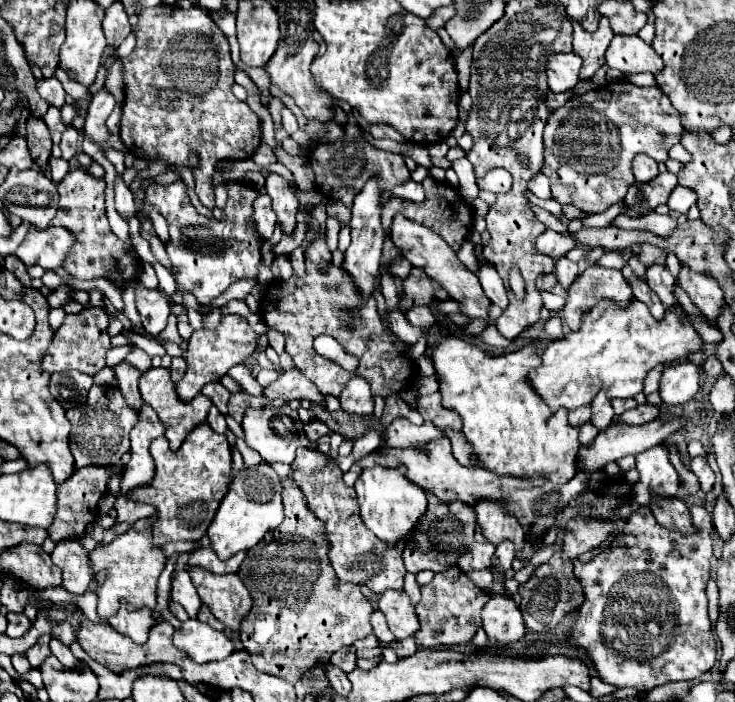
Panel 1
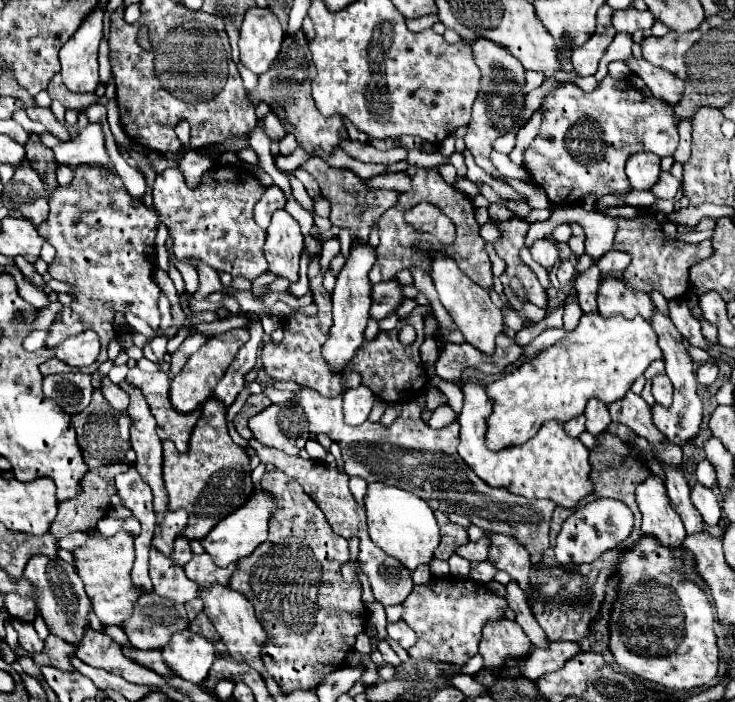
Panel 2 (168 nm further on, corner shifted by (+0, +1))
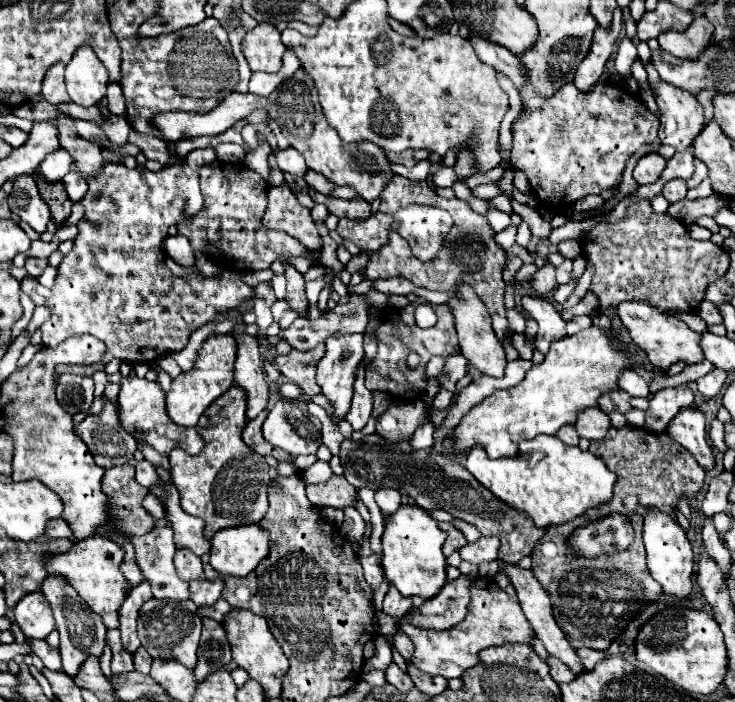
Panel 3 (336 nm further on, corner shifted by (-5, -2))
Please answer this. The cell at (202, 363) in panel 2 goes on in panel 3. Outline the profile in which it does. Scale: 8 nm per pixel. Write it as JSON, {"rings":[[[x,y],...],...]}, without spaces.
{"rings":[[[230,334],[210,336],[208,340],[204,340],[202,348],[198,350],[194,368],[188,372],[180,372],[172,380],[172,388],[166,392],[166,412],[170,420],[184,428],[196,426],[204,410],[234,384],[234,376],[232,376],[234,360],[236,360],[236,340]]]}

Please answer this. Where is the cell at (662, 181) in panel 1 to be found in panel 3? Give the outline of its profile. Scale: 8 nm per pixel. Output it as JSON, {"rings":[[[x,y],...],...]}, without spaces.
{"rings":[[[674,178],[674,180],[670,180],[670,182],[666,182],[662,186],[662,196],[670,204],[684,200],[686,198],[686,192],[688,192],[688,186],[686,186],[686,180],[682,180],[682,178]]]}

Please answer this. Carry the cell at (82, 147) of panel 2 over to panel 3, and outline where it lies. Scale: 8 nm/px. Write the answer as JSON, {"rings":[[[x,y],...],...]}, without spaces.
{"rings":[[[56,150],[52,154],[48,154],[48,158],[44,158],[44,162],[40,162],[40,166],[34,170],[36,176],[40,176],[44,182],[60,182],[64,178],[66,172],[74,170],[74,160],[66,150]]]}

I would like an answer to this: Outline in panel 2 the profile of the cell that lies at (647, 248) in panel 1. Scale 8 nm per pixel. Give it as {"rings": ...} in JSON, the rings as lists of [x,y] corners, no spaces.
{"rings":[[[639,217],[635,221],[619,219],[617,227],[619,229],[617,229],[617,235],[615,235],[613,249],[629,251],[631,257],[633,257],[629,267],[621,273],[621,277],[635,291],[651,293],[655,289],[665,299],[673,299],[673,297],[679,299],[679,297],[683,297],[685,291],[689,289],[689,279],[687,279],[689,267],[693,263],[709,257],[711,251],[713,251],[711,249],[711,241],[701,241],[697,245],[691,245],[691,243],[667,243],[663,239],[661,225],[655,219],[647,219],[647,217]]]}

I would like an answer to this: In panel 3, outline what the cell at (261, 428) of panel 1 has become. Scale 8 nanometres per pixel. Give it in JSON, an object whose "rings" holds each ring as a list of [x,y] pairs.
{"rings":[[[280,398],[262,426],[264,438],[292,456],[316,454],[322,440],[322,424],[306,408],[308,398]]]}

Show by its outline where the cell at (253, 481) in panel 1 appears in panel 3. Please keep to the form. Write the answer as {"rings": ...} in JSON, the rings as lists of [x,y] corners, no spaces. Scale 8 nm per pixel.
{"rings":[[[258,524],[224,528],[212,538],[210,566],[222,576],[244,578],[268,556],[268,532]]]}

